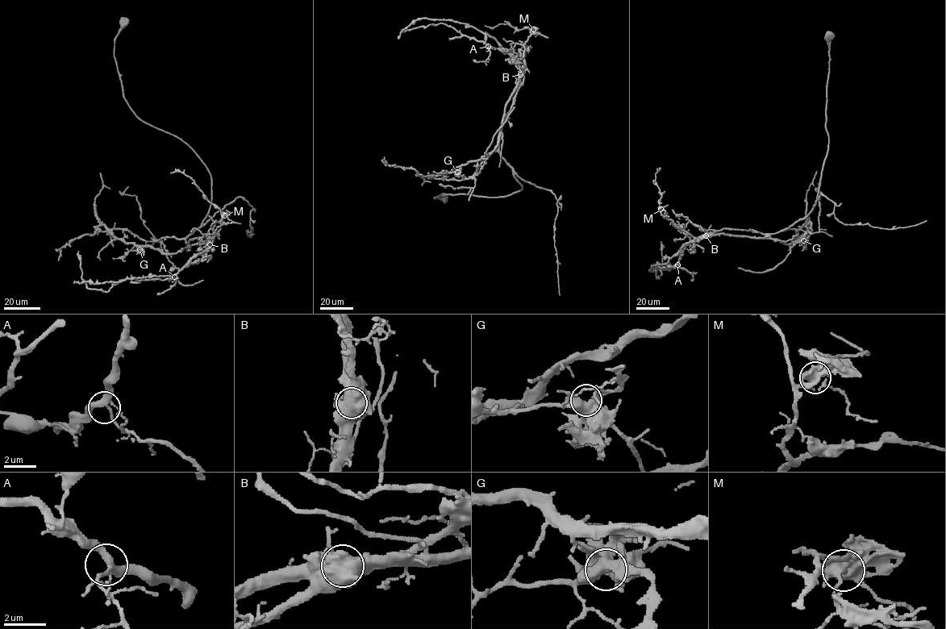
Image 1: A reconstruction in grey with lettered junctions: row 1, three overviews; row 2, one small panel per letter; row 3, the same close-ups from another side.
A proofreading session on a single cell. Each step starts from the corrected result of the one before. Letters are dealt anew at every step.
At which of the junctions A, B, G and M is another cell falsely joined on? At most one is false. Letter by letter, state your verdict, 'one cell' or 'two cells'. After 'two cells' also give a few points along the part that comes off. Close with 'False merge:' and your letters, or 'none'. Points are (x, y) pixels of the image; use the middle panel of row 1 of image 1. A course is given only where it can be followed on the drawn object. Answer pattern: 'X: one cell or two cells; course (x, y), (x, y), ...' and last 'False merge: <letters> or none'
A: one cell
B: two cells; course (520, 74), (506, 106), (496, 147), (477, 160), (441, 175), (417, 174), (424, 179), (422, 185)
G: one cell
M: one cell
False merge: B

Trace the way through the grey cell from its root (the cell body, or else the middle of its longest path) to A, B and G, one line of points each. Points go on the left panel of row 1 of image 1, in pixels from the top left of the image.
A: (125, 22), (114, 49), (124, 99), (210, 177), (209, 211), (185, 239), (209, 247), (174, 277)
B: (125, 22), (114, 49), (123, 96), (206, 165), (210, 208), (185, 241), (210, 244)
G: (125, 22), (114, 49), (124, 99), (140, 119), (184, 141), (211, 179), (199, 227), (139, 249)

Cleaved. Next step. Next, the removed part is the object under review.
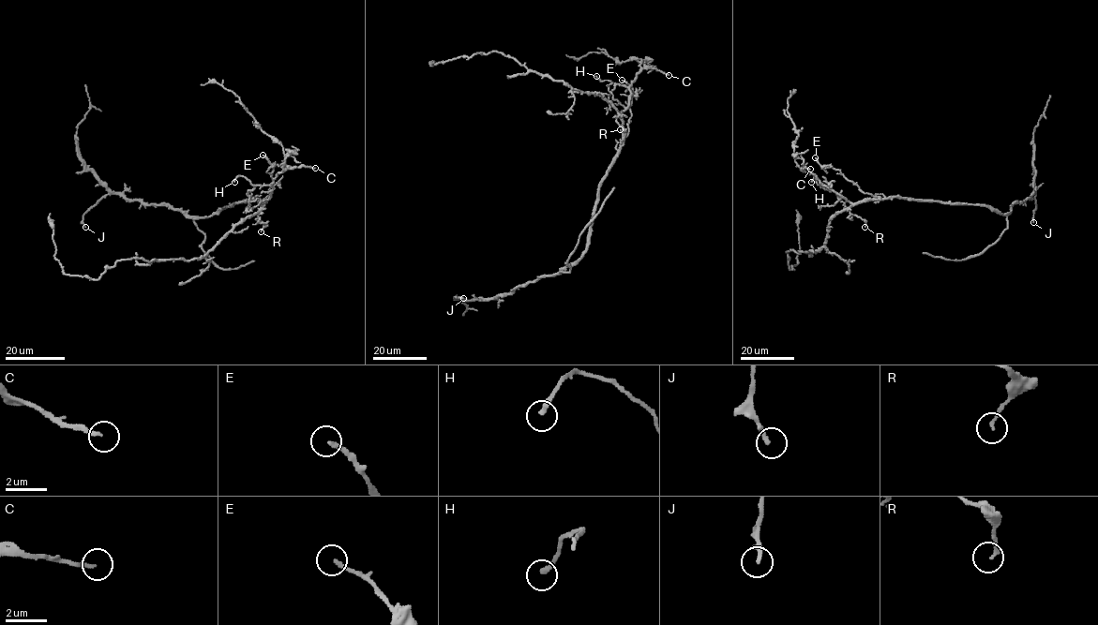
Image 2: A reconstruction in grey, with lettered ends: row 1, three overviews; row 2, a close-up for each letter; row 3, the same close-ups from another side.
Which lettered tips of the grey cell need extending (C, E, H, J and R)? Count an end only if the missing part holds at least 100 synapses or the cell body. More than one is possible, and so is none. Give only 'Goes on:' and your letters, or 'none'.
Goes on: J

